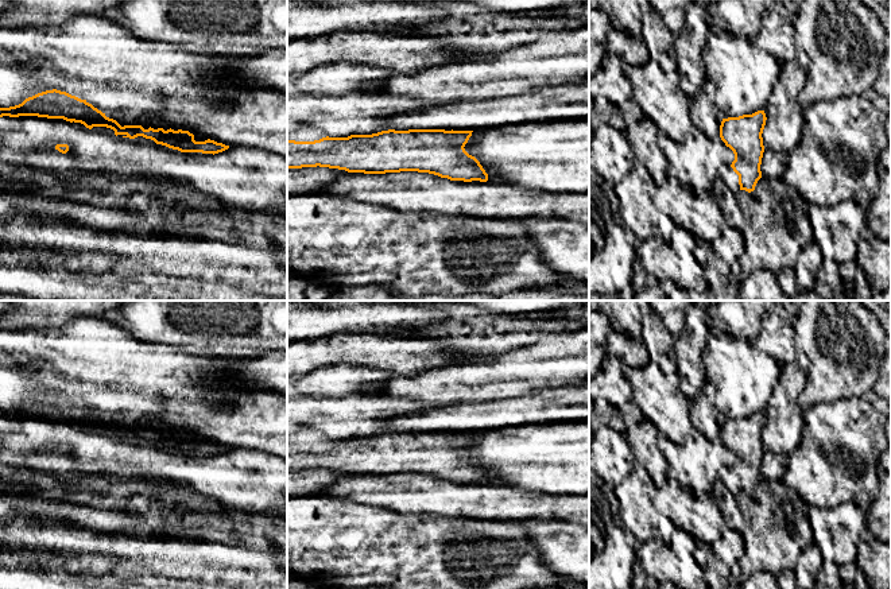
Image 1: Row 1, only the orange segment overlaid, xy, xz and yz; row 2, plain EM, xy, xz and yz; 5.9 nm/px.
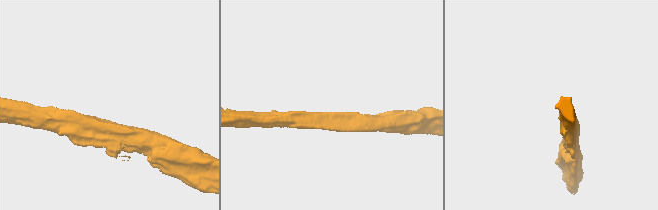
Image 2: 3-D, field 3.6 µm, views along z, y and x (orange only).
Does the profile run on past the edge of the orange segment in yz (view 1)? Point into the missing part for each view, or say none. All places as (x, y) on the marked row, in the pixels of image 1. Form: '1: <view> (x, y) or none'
1: none

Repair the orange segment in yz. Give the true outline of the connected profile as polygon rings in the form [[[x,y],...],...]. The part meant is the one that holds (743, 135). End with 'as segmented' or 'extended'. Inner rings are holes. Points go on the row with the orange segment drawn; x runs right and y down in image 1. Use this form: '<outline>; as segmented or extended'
[[[764,111],[752,115],[723,119],[720,137],[735,154],[731,167],[739,175],[740,190],[755,190],[762,178],[760,164],[764,152],[763,129],[766,125]]]; as segmented

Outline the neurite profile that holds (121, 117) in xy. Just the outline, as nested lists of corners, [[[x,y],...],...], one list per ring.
[[[116,111],[111,113],[105,113],[106,117],[116,120],[121,127],[124,125],[142,125],[144,129],[148,129],[150,127],[154,129],[163,128],[164,131],[167,129],[174,129],[178,131],[179,128],[166,125],[162,120],[156,117],[151,117],[148,120],[133,120],[129,117],[127,112],[123,111]]]

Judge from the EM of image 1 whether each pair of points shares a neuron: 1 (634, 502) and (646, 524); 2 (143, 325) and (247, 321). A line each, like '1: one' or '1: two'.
1: one
2: one

